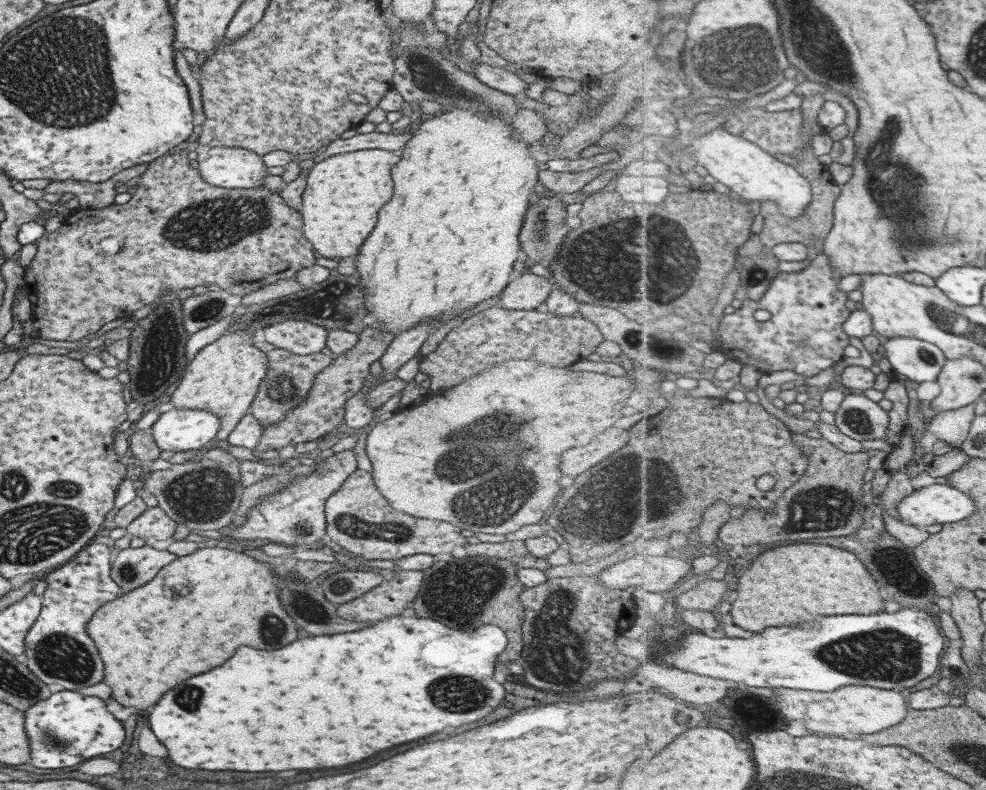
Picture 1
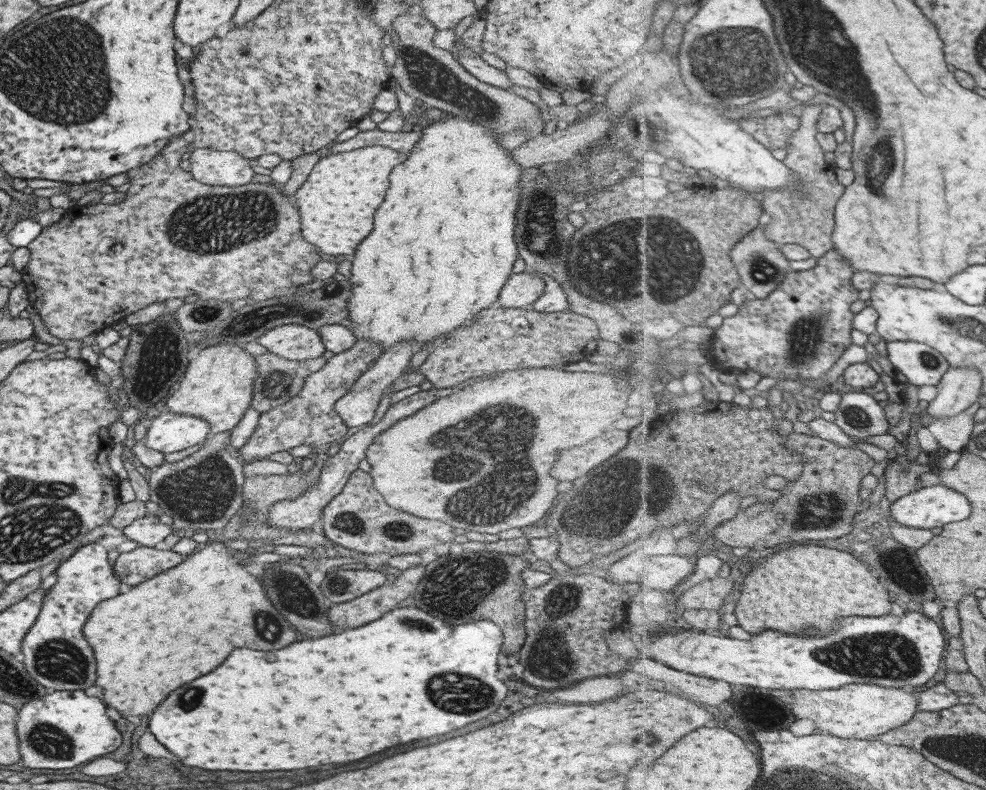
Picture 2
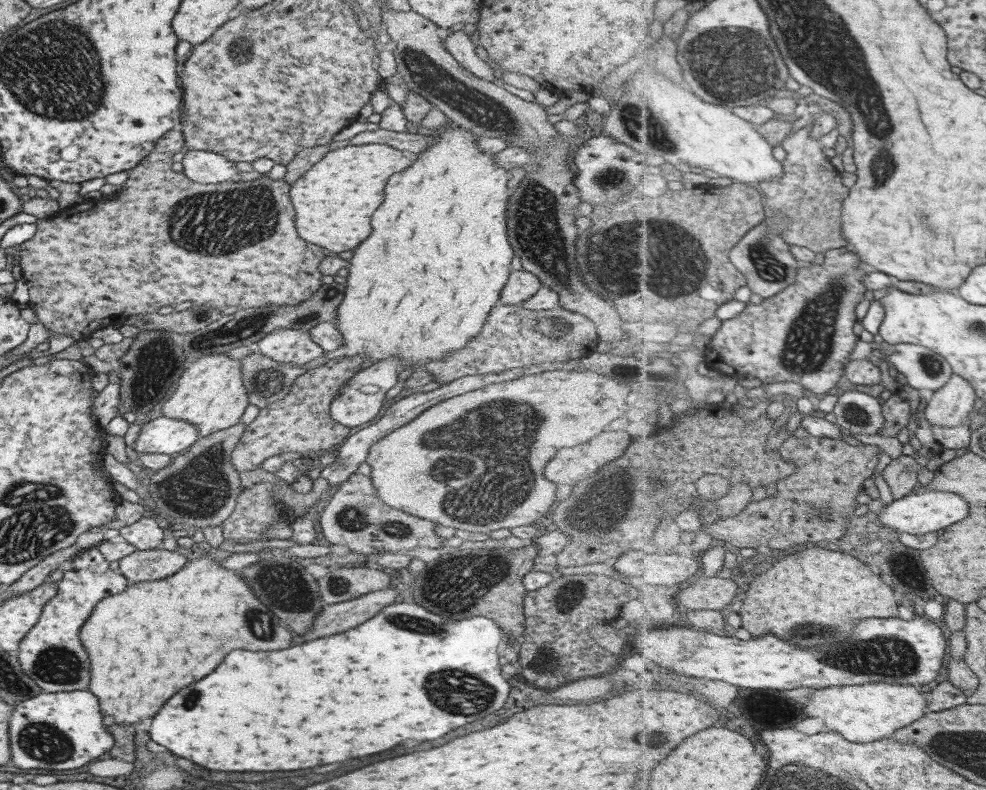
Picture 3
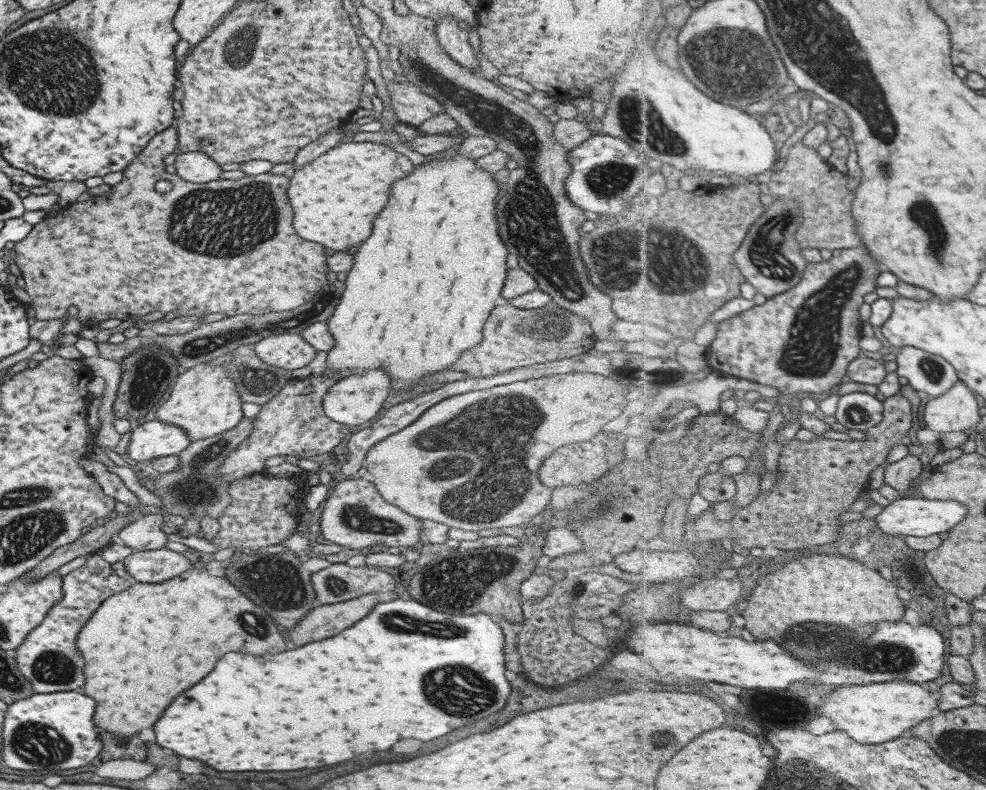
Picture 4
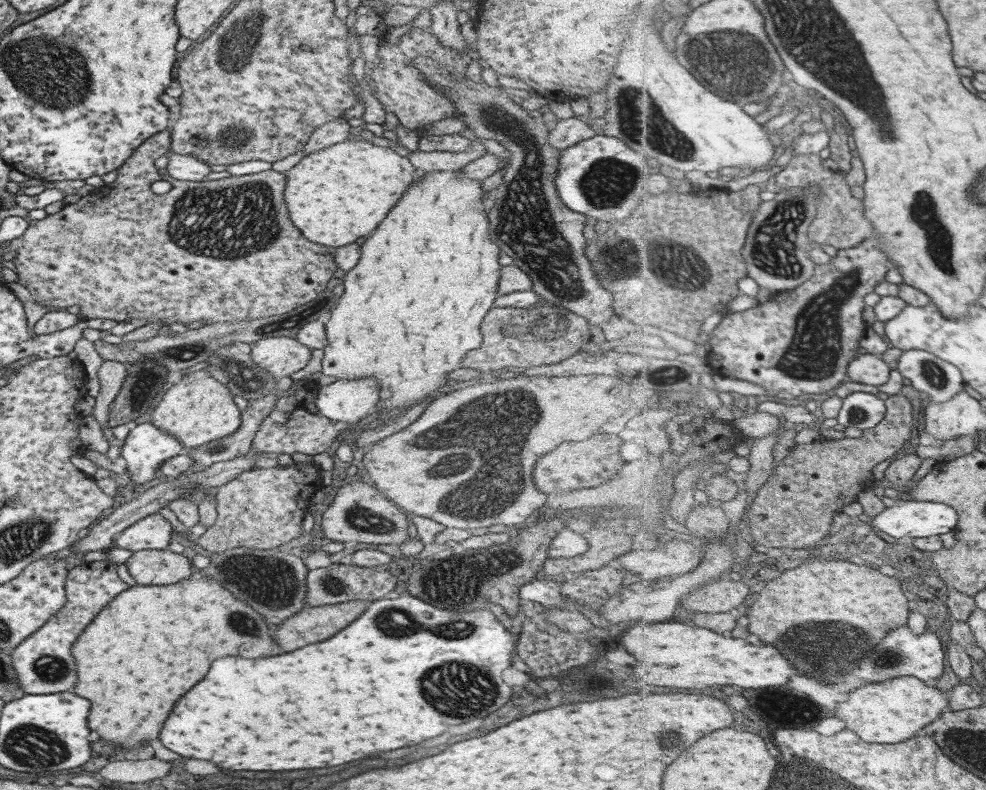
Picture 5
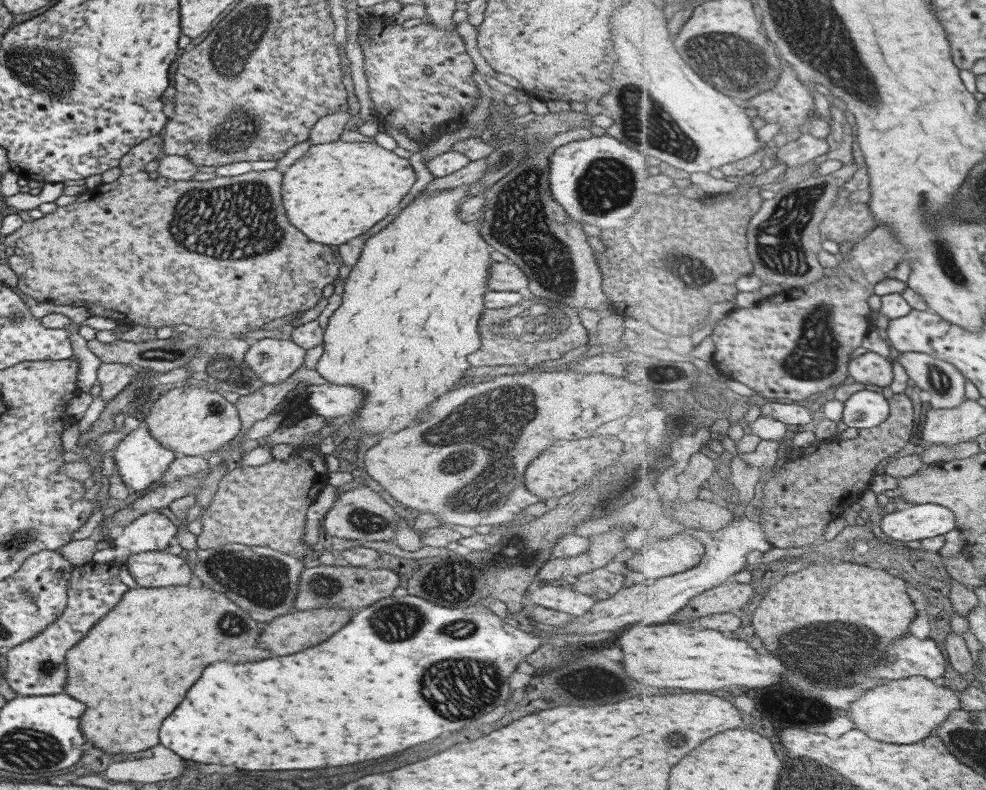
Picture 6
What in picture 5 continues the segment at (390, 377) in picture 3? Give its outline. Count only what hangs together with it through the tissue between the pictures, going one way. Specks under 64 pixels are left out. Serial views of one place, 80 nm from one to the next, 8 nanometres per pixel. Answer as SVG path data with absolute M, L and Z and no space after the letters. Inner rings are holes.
M375 379L339 380L319 387L314 405L321 416L336 424L356 424L371 416L379 399Z

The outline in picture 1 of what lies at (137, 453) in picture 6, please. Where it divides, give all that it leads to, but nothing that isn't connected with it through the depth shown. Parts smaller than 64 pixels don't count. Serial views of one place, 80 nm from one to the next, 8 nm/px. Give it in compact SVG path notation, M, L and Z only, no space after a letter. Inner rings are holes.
M173 408L160 414L149 432L159 450L183 452L205 446L219 432L219 417L209 410Z

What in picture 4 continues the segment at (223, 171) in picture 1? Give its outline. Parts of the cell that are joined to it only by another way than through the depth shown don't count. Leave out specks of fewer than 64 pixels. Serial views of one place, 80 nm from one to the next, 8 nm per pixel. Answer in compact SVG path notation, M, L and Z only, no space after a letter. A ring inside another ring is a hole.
M176 152L173 166L175 175L191 183L206 183L220 178L222 170L219 164L211 160L204 153Z

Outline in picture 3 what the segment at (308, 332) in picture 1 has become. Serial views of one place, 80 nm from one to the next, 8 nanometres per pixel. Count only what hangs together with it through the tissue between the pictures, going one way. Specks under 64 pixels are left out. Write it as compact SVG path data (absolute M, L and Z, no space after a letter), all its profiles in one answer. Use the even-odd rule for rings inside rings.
M299 327L279 328L260 338L254 350L282 364L305 365L323 355L311 339L308 331Z

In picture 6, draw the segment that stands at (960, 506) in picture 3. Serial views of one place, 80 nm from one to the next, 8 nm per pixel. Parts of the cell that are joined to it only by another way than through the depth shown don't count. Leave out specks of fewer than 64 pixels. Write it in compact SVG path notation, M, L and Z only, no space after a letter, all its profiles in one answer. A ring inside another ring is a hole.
M938 503L912 505L881 518L882 532L900 542L918 542L958 529L955 512Z

